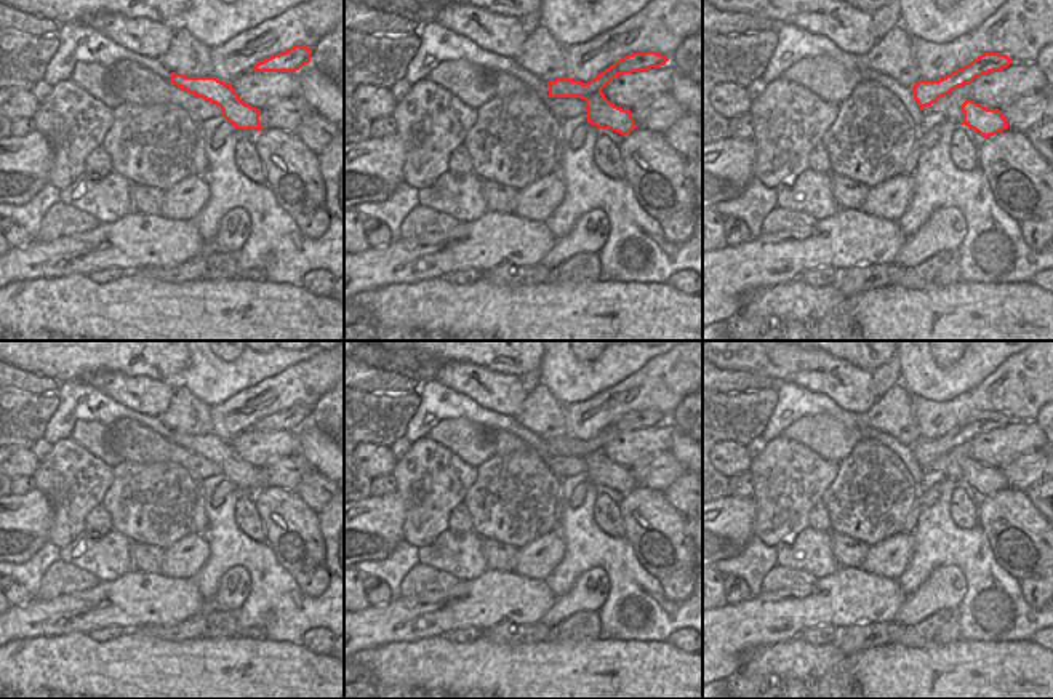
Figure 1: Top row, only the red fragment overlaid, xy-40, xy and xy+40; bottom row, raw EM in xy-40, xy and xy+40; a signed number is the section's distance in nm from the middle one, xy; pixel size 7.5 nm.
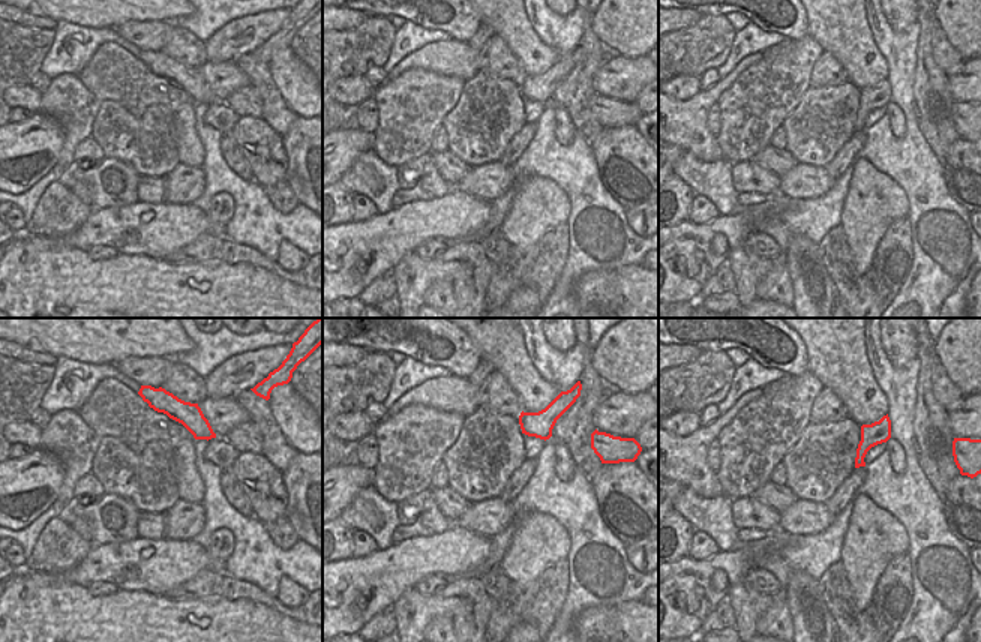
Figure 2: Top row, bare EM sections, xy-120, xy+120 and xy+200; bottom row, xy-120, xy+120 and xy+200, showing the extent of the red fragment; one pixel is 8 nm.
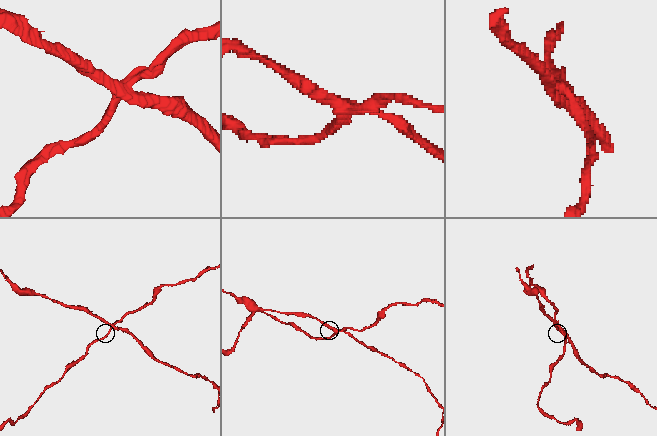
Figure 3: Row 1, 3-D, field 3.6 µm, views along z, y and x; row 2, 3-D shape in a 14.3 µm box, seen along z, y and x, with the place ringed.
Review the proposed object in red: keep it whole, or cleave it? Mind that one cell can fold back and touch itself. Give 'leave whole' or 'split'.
split

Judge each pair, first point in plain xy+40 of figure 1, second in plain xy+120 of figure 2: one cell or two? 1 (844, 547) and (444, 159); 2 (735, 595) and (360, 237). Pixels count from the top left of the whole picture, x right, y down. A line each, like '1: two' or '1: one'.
1: one
2: two

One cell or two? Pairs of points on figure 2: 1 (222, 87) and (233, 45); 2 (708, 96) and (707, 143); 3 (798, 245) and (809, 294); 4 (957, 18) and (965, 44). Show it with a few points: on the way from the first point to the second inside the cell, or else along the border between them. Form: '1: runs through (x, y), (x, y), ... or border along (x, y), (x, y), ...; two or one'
1: border along (207, 60), (231, 62); two
2: runs through (699, 108), (699, 131); one
3: runs through (800, 257), (803, 275), (809, 282); one
4: runs through (963, 24), (965, 38); one

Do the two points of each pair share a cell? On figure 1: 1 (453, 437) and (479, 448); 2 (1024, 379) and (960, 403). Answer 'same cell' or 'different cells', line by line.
1: same cell
2: same cell

